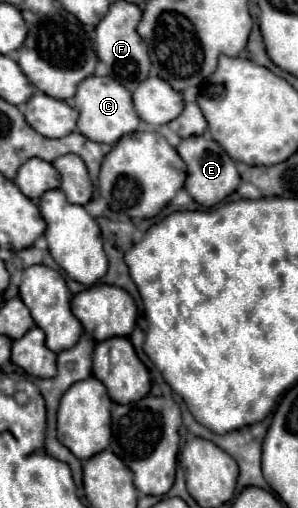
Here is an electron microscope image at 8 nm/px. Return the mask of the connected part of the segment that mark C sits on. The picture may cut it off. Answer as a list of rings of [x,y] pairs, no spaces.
[[[86,77],[74,95],[74,107],[78,109],[78,131],[86,135],[88,139],[94,139],[96,143],[108,143],[114,145],[122,135],[134,133],[138,129],[138,115],[132,105],[132,95],[126,87],[122,87],[118,81],[110,77]]]

